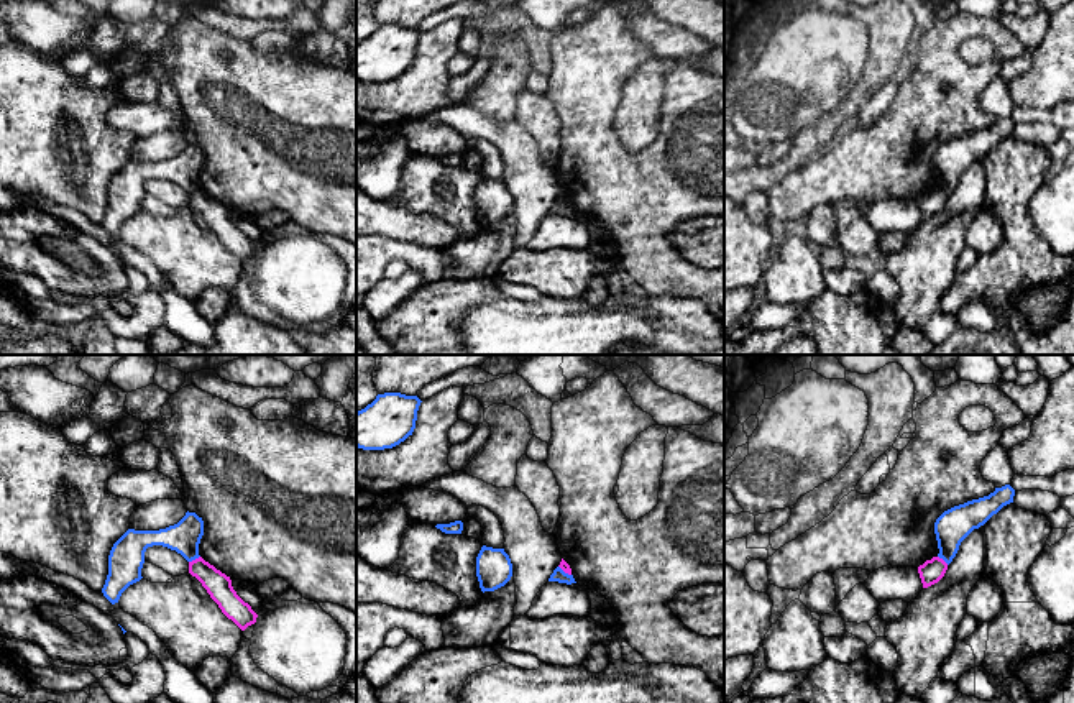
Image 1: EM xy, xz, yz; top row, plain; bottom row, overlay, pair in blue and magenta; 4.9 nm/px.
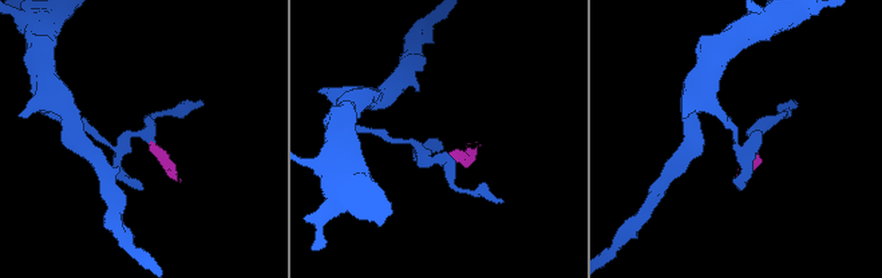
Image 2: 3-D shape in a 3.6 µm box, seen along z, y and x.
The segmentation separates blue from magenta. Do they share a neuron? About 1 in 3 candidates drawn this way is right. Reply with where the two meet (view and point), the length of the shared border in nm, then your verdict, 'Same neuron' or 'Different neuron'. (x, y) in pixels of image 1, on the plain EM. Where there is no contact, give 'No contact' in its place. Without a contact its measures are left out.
Touches blue at xy (194, 191). Shared border 70 nm. Different neuron

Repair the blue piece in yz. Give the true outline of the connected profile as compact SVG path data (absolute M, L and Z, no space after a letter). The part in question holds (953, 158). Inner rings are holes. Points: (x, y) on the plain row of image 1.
M1010 117L995 120L989 128L967 133L944 143L934 154L939 186L948 197L956 189L961 174L984 158L1003 138L1013 135L1015 122Z

